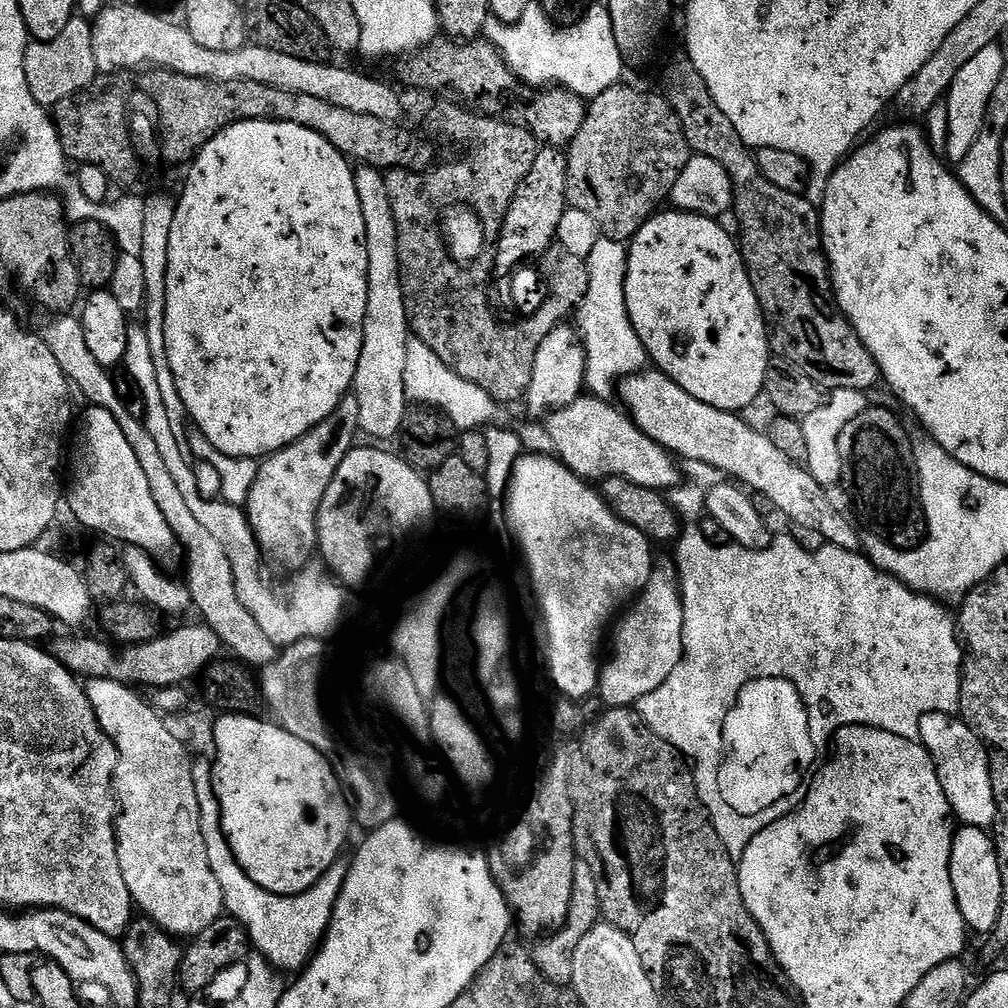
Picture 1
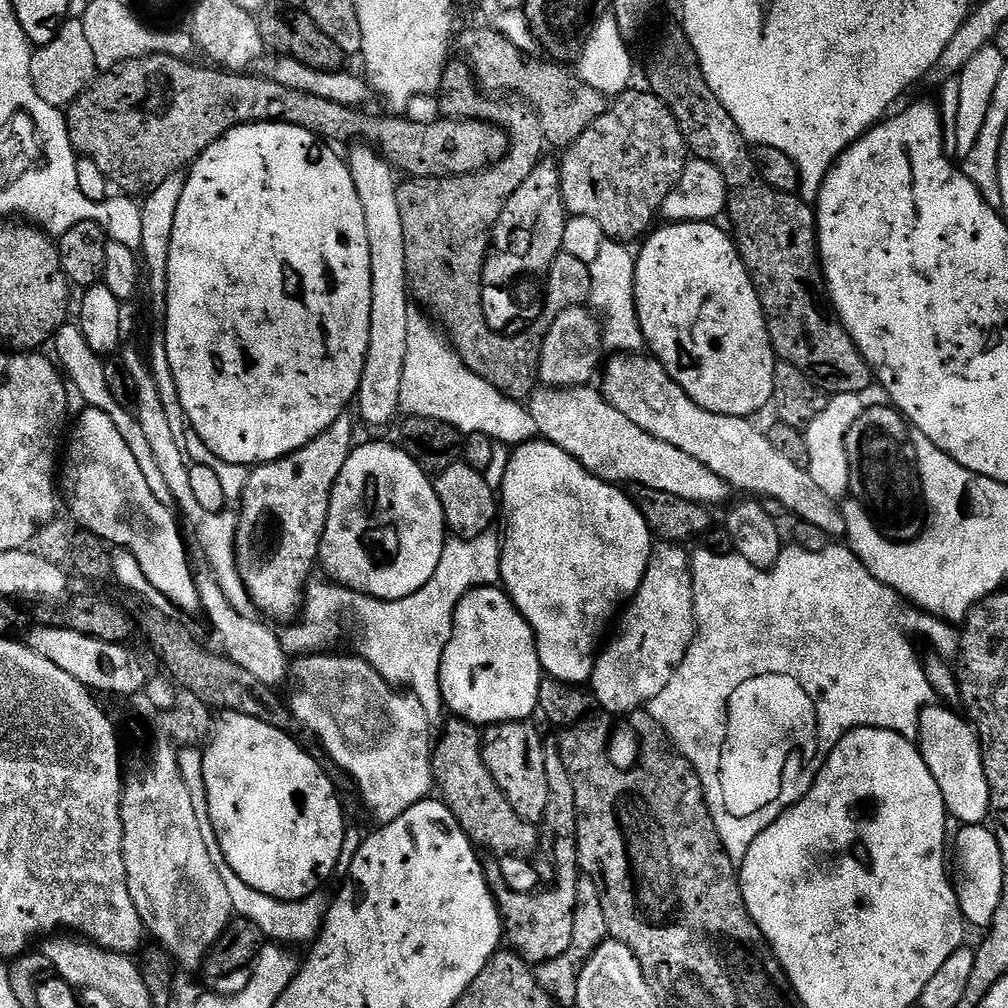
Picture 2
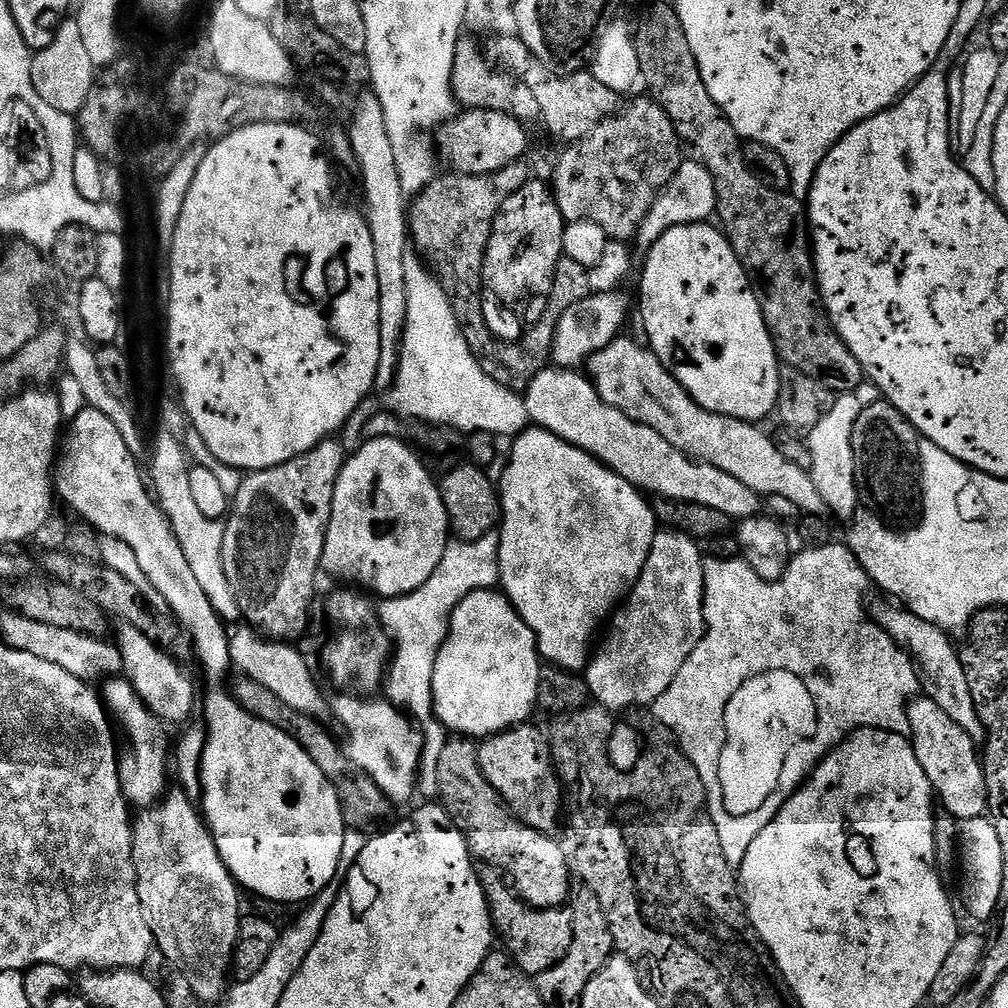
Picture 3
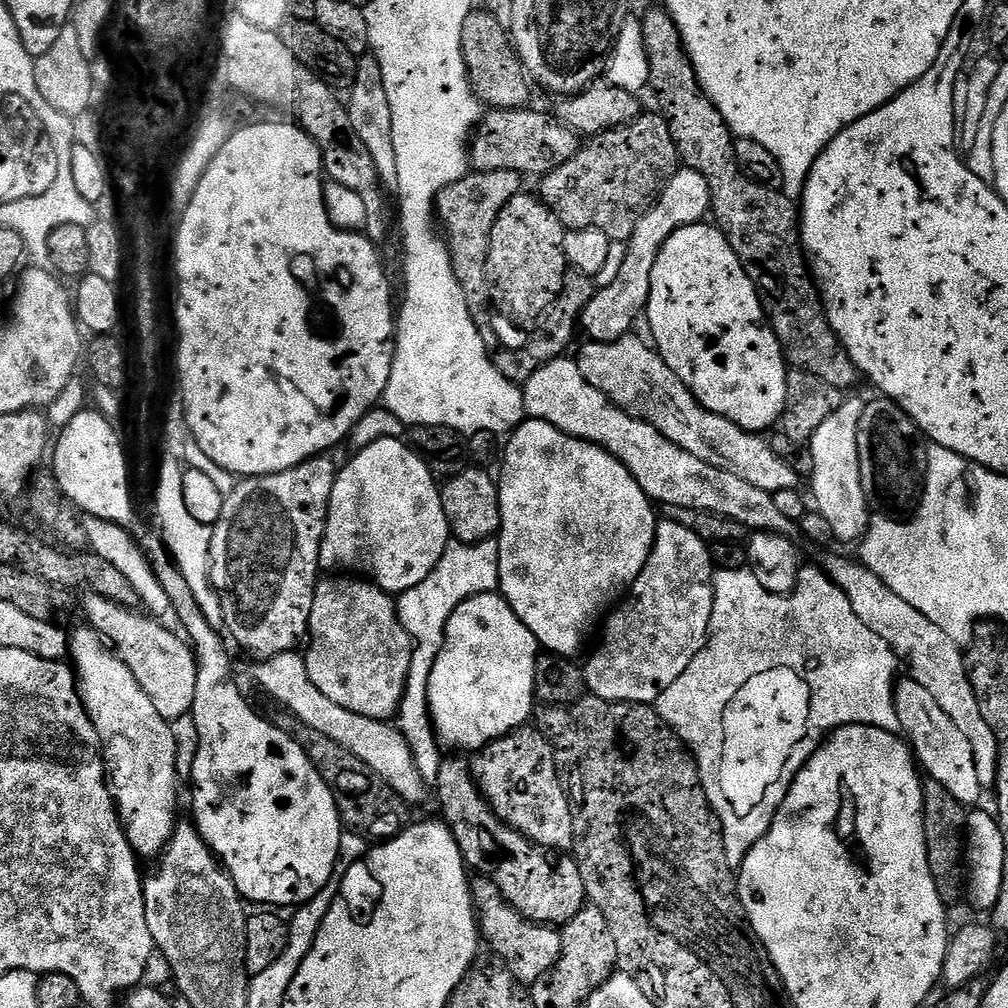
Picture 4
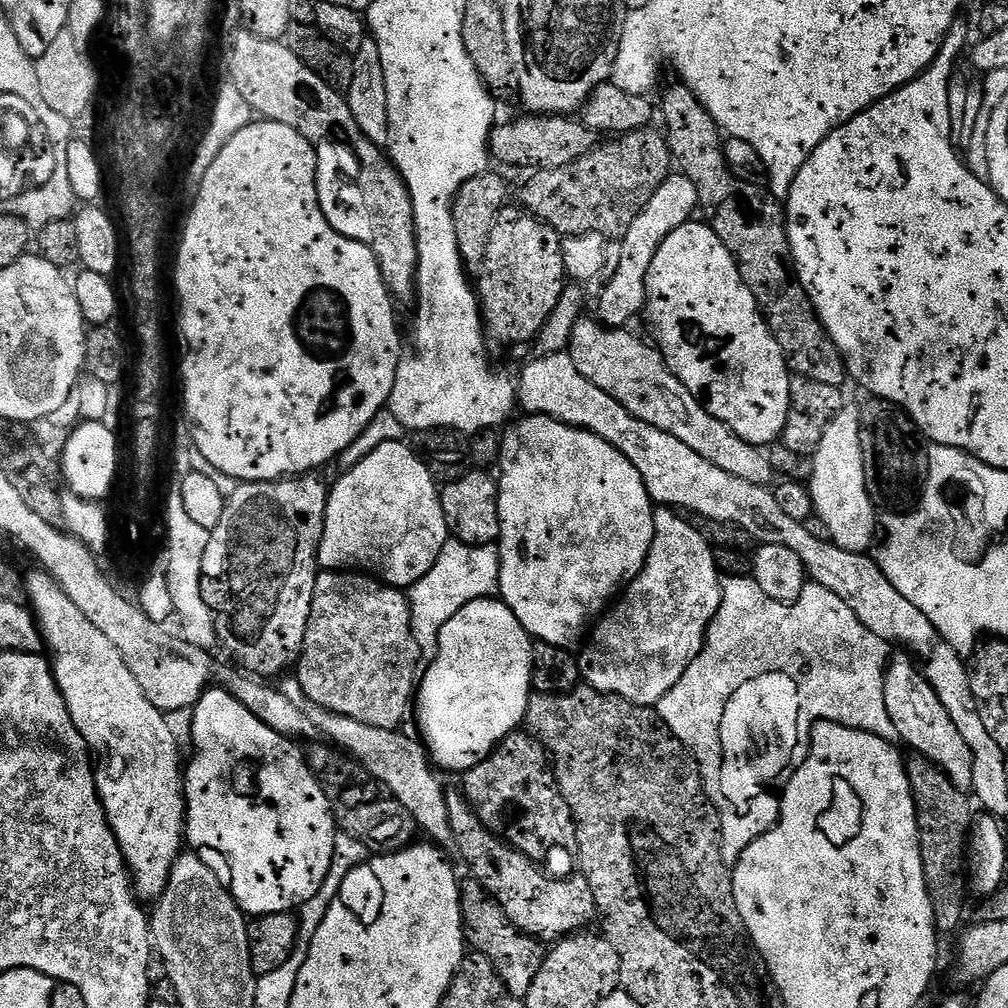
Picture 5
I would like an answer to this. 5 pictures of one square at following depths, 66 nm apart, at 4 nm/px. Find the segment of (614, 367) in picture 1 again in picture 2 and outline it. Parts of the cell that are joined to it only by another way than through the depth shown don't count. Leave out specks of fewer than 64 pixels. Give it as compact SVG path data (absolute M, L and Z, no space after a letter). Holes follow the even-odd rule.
M605 239L598 249L598 258L594 258L594 262L588 265L590 270L588 300L602 321L603 347L613 348L611 351L616 354L636 354L645 347L644 335L636 313L636 295L634 294L636 258L633 249L628 248L631 247L627 243Z

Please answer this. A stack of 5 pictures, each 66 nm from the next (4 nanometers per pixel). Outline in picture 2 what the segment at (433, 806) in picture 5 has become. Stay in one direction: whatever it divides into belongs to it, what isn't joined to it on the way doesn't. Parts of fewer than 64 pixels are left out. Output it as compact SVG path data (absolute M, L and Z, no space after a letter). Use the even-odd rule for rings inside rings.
M200 569L195 573L196 586L198 588L201 611L208 616L208 620L221 644L223 655L247 672L256 676L260 682L275 687L278 686L284 676L287 677L290 662L288 654L283 650L279 635L264 626L260 620L247 621L243 612L237 611L218 585L218 580L211 569Z

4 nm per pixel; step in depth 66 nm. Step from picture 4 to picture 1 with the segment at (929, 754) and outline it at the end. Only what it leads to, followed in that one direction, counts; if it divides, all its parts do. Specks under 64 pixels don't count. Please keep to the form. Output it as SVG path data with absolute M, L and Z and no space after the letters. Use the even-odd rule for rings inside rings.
M935 712L926 714L920 723L919 743L930 754L934 766L938 770L938 782L942 782L942 790L952 807L953 817L961 825L969 828L991 829L996 822L996 795L992 785L992 771L988 761L988 749L985 748L974 730L964 723L963 719L947 712Z

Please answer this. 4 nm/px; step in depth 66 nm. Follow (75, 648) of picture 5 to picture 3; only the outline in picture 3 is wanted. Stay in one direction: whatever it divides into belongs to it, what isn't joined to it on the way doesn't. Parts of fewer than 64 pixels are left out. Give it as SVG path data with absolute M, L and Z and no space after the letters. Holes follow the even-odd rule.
M112 678L103 685L102 699L110 713L111 719L124 731L128 745L123 745L119 753L120 785L129 805L143 810L158 804L169 787L170 778L170 740L164 737L165 725L144 705L140 695L133 690L132 685L124 678Z

